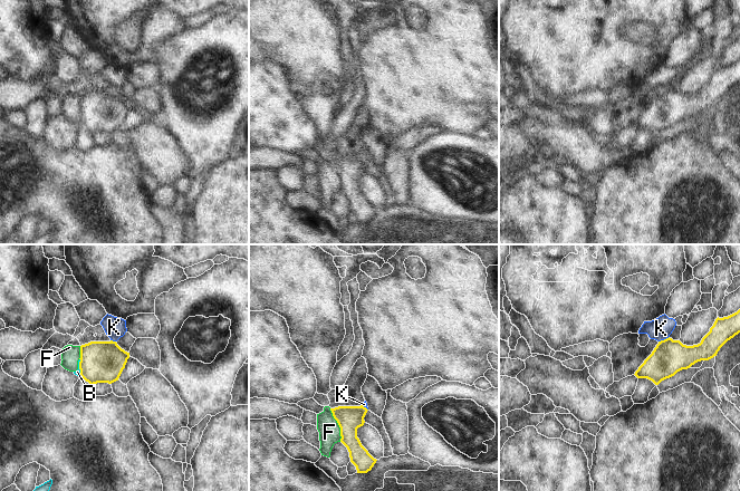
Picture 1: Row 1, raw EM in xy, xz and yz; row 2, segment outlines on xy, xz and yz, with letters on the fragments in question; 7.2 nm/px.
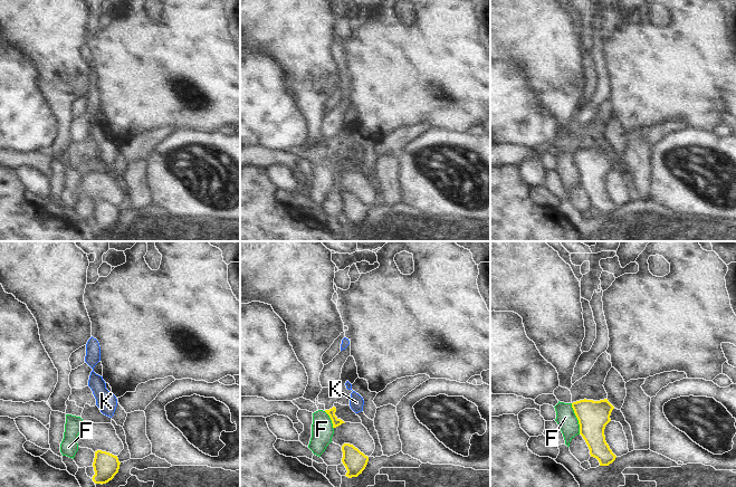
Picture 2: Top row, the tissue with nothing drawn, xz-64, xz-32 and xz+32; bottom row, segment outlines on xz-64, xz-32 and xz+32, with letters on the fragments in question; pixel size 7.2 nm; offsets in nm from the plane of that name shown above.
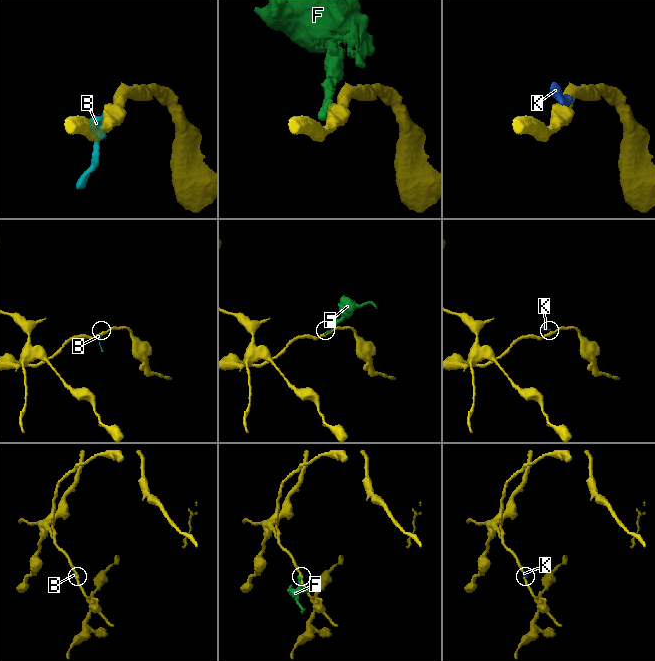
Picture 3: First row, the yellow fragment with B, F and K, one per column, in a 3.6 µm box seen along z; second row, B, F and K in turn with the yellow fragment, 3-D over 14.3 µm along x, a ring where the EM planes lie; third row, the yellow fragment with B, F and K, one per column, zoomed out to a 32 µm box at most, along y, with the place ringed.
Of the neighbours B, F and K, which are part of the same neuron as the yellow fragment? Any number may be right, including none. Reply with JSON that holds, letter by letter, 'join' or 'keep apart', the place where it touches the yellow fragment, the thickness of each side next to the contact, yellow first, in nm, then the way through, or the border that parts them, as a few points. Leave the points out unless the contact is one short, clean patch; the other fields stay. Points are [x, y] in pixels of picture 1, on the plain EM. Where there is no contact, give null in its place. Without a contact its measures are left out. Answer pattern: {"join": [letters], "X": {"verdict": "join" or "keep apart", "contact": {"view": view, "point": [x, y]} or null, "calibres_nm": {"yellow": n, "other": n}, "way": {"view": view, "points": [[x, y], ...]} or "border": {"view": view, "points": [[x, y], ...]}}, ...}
{"join": [], "B": {"verdict": "keep apart", "contact": {"view": "xy", "point": [79, 117]}, "calibres_nm": {"yellow": 300, "other": 40}, "border": {"view": "xy", "points": [[79, 108], [80, 125]]}}, "F": {"verdict": "keep apart", "contact": {"view": "xz", "point": [338, 174]}, "calibres_nm": {"yellow": 180, "other": 160}, "border": {"view": "xz", "points": [[329, 159], [339, 177], [340, 191]]}}, "K": {"verdict": "keep apart", "contact": {"view": "yz", "point": [664, 89]}, "calibres_nm": {"yellow": 240, "other": 160}, "border": {"view": "yz", "points": [[669, 86], [659, 92]]}}}

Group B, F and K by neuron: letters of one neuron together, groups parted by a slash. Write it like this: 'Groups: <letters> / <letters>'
Groups: B F / K.

